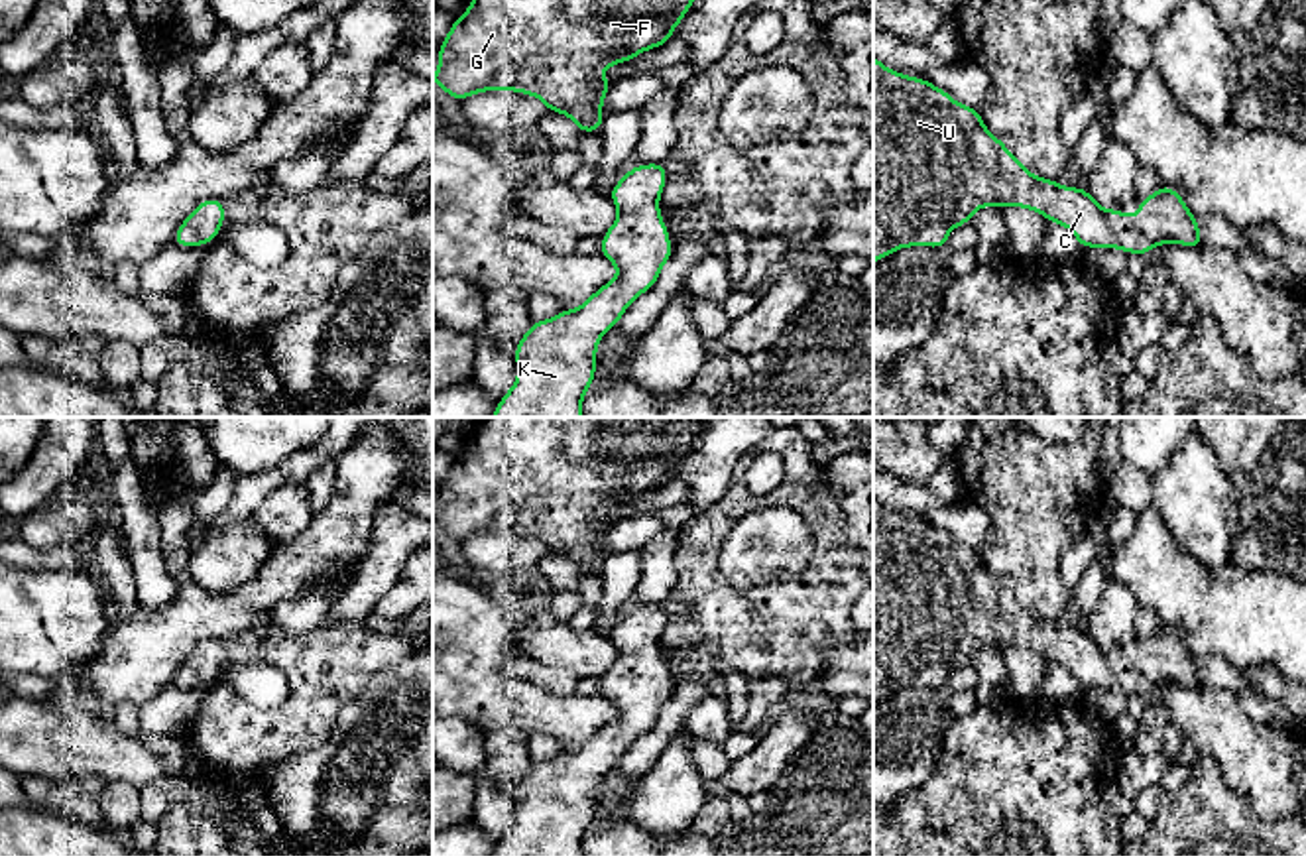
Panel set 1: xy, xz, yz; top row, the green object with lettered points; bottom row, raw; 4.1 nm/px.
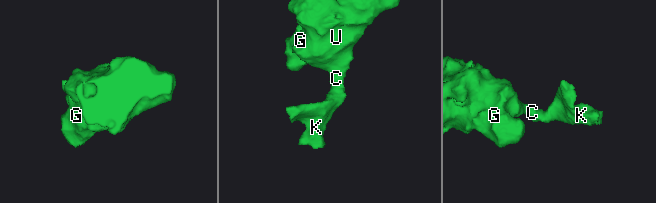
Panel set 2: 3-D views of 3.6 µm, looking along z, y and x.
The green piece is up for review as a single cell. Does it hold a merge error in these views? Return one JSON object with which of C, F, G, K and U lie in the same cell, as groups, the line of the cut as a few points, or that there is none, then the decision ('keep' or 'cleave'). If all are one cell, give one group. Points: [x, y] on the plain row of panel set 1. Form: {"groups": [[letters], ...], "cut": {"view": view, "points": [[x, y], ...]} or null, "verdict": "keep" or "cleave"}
{"groups": [["C", "F", "G", "K", "U"]], "cut": null, "verdict": "keep"}

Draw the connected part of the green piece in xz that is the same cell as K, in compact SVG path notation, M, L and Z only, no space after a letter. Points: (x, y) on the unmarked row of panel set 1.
M661 602L631 608L612 628L608 638L620 657L602 677L600 695L618 708L618 716L600 726L580 748L563 750L547 762L531 764L513 791L517 821L498 842L492 856L584 856L582 838L594 825L596 793L604 773L618 767L625 750L657 724L675 691L659 649L665 622L667 610Z

